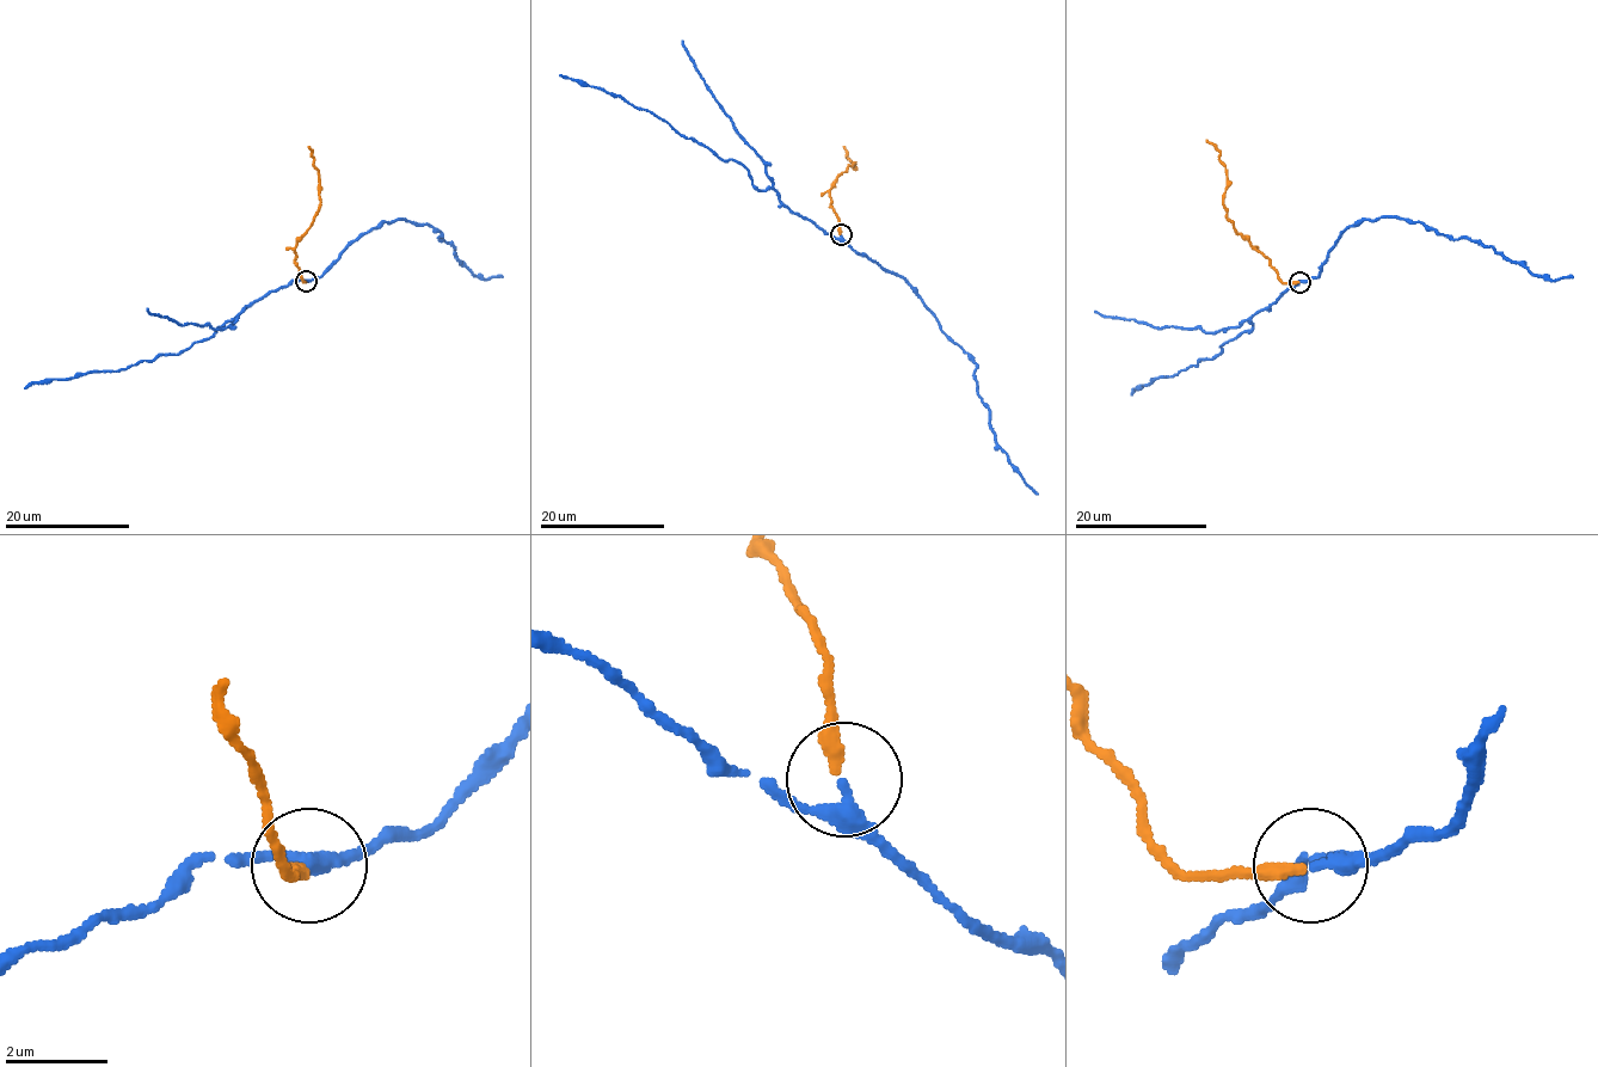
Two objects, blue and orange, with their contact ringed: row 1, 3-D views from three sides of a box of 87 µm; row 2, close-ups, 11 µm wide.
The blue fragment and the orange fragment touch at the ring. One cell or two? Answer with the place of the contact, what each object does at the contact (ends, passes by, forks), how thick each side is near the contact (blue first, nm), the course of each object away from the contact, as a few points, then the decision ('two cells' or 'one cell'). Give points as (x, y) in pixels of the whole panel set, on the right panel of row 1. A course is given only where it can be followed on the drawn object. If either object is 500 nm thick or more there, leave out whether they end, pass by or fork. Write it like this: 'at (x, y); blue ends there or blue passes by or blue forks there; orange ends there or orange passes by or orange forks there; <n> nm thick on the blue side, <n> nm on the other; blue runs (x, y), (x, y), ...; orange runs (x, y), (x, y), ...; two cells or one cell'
at (1300, 282); blue passes by; orange ends there; 240 nm thick on the blue side, 280 nm on the other; blue runs (1300, 282), (1317, 275), (1347, 227), (1389, 216), (1454, 239), (1468, 238), (1529, 273), (1555, 281), (1572, 275); orange runs (1298, 282), (1283, 282), (1270, 261), (1239, 234), (1227, 218), (1225, 165), (1218, 158), (1221, 153), (1205, 140); one cell

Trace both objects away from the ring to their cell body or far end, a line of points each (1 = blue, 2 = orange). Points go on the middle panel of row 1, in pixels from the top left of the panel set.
1: (841, 235), (856, 252), (905, 281), (976, 365), (977, 394), (989, 409), (996, 443), (1037, 494)
2: (840, 233), (840, 220), (830, 207), (830, 190), (836, 177), (855, 163), (854, 166), (843, 146)

